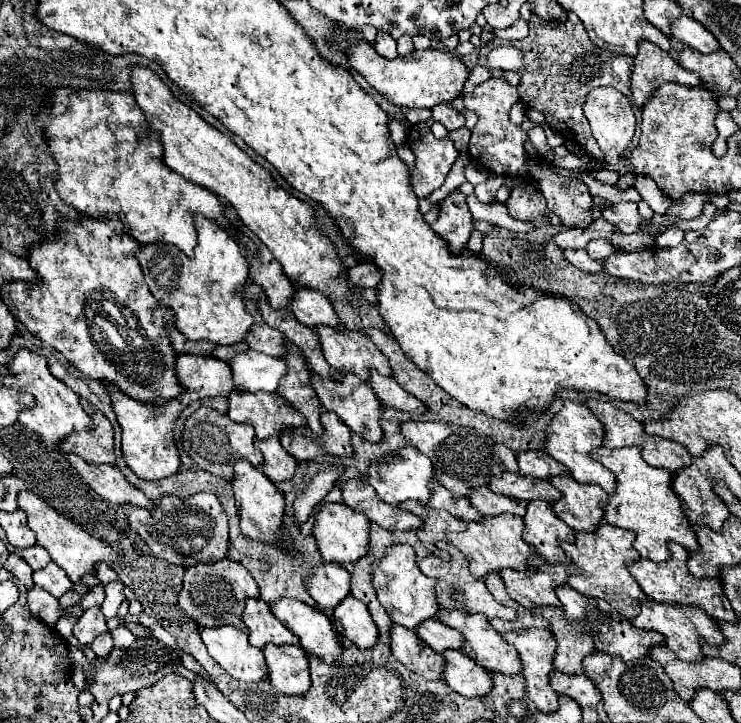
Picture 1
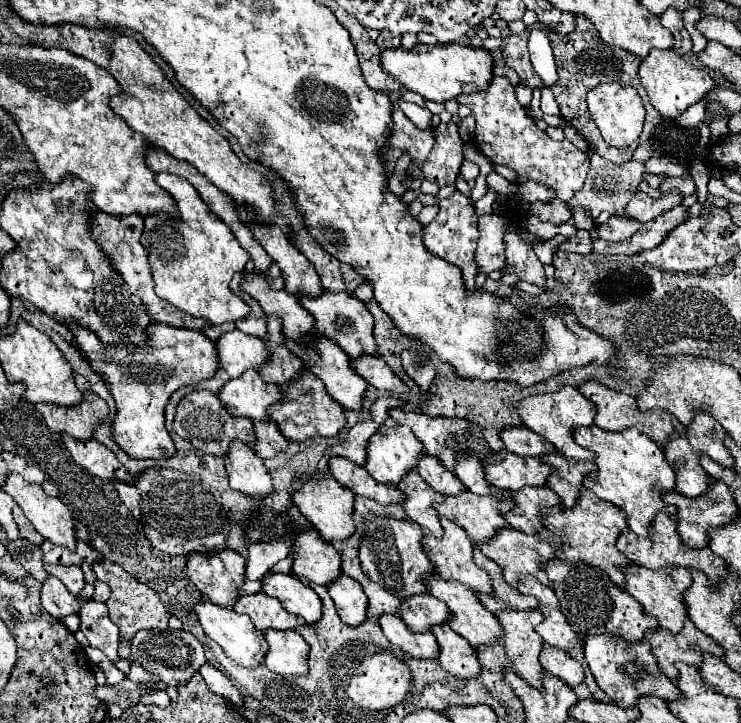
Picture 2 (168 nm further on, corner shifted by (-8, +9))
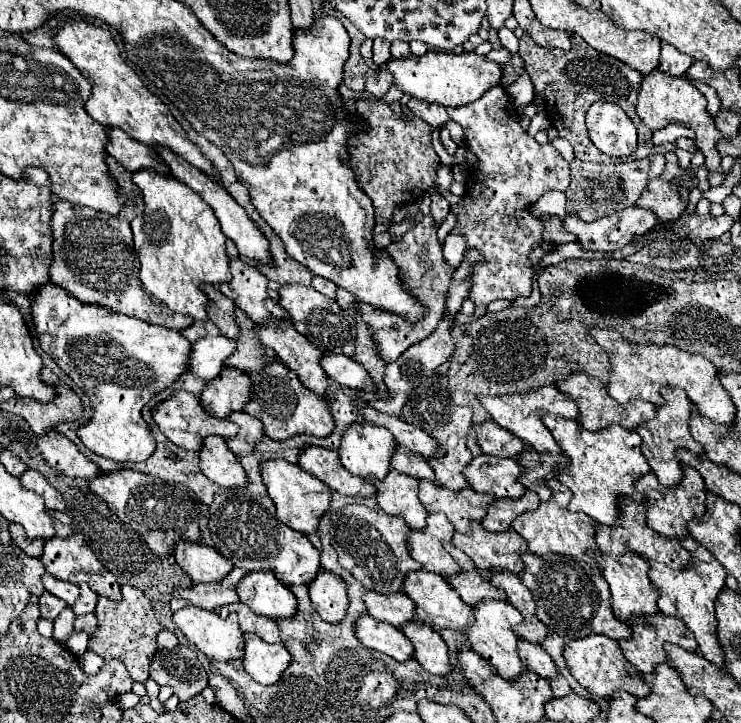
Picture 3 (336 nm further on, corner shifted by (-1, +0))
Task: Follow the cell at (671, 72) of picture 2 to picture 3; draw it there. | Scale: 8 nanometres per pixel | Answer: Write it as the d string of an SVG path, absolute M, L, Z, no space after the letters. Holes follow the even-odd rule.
M654 69L650 75L644 77L640 93L638 93L638 105L636 105L638 117L652 129L662 129L670 123L682 123L690 129L696 131L696 147L702 149L704 157L706 157L706 167L712 173L724 173L724 169L720 167L722 157L716 151L716 141L722 139L722 133L716 129L714 119L708 115L706 111L706 97L690 85L688 79L684 77L668 77L666 73L660 73L658 69Z

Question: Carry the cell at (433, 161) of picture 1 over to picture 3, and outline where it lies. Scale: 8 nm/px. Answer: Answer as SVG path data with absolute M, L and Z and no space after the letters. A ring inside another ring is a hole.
M434 191L432 193L432 215L434 215L434 221L436 223L442 223L444 221L444 217L448 215L448 211L450 211L450 203L438 193L438 191Z

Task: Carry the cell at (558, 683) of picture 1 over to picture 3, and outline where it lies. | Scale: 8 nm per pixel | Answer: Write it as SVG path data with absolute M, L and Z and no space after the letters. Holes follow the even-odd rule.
M520 639L518 641L518 653L520 653L520 659L526 665L526 669L538 673L540 677L556 679L560 675L560 669L556 667L556 663L540 645L534 645L534 643Z

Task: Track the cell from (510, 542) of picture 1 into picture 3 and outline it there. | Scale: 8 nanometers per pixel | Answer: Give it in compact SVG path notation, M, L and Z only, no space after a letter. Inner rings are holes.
M420 481L420 503L428 513L442 511L448 521L454 525L458 533L468 535L470 533L470 523L476 521L480 523L488 511L488 501L484 495L466 489L462 493L454 493L446 487L438 487L430 481Z

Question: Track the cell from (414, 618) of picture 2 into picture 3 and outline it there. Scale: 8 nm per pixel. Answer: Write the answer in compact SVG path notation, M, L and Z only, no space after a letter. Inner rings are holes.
M368 591L364 595L364 601L366 601L366 607L368 607L368 613L374 619L390 623L394 627L402 627L404 623L408 623L408 621L414 619L416 605L402 591L390 593L390 595L378 595L374 591Z

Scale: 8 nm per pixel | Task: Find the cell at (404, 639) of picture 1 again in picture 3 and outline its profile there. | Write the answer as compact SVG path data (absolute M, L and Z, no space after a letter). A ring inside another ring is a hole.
M362 615L356 621L356 637L360 639L360 643L364 647L376 649L384 655L390 655L396 661L408 661L414 657L414 645L410 645L410 641L406 641L404 633L400 633L400 629L376 621L370 615Z

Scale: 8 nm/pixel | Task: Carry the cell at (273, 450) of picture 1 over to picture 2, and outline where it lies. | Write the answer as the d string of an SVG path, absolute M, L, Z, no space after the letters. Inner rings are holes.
M269 418L255 420L253 430L255 430L255 442L251 444L251 450L259 458L273 458L273 456L277 456L277 452L287 448L287 440L281 436L277 424L271 422Z

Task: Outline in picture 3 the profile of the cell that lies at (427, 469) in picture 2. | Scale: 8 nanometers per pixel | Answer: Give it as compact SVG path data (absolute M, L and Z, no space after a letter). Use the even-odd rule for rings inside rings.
M398 447L396 453L392 455L392 469L410 475L414 479L424 479L424 481L432 481L436 483L436 477L432 473L432 467L428 465L428 461L424 457L420 457L418 453L412 453L404 447Z

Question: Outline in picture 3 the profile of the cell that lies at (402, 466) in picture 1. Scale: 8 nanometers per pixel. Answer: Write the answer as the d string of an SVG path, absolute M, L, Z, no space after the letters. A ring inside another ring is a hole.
M352 423L340 443L340 461L356 477L382 481L390 471L396 439L388 429L370 423Z

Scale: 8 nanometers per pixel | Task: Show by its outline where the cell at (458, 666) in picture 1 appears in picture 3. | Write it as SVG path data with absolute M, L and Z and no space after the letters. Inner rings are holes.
M408 621L400 629L414 645L414 659L418 659L428 673L448 675L452 671L448 645L438 631L430 629L422 621Z

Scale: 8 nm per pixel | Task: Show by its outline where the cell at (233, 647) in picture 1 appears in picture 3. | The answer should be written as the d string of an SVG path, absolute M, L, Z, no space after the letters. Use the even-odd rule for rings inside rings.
M184 607L184 609L174 613L174 623L188 637L188 641L194 643L210 659L228 663L228 661L244 657L244 637L242 637L240 627L236 625L236 617L222 619L214 611L206 611L200 607Z

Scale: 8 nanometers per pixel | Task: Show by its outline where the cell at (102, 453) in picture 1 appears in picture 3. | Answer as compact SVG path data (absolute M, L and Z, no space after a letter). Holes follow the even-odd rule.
M56 381L54 387L56 387L58 395L50 403L14 397L14 399L2 403L2 409L24 417L32 425L32 431L36 435L44 433L46 429L56 429L56 425L60 425L60 423L80 419L84 415L84 405L82 405L80 397L68 385L62 385L60 381Z

